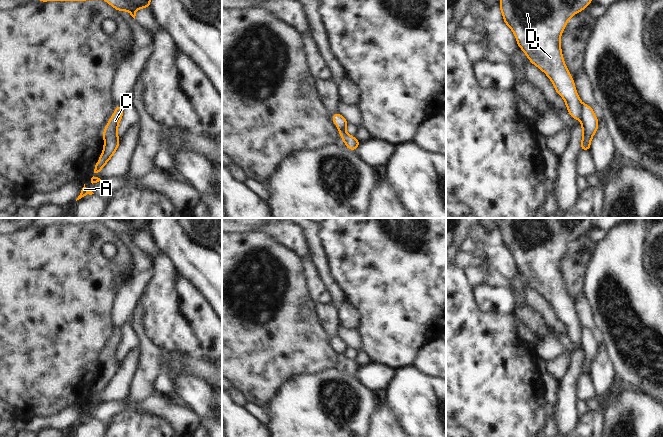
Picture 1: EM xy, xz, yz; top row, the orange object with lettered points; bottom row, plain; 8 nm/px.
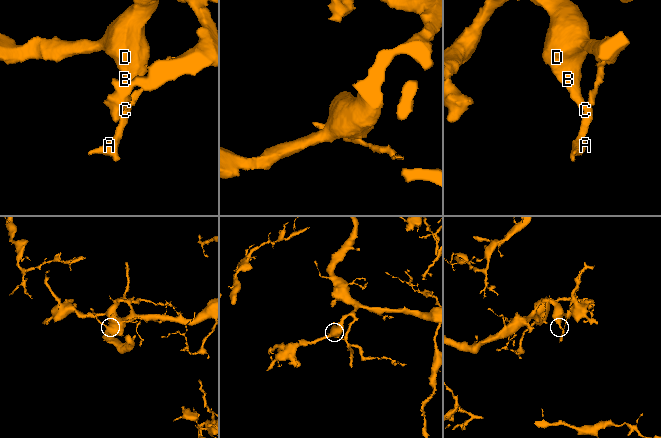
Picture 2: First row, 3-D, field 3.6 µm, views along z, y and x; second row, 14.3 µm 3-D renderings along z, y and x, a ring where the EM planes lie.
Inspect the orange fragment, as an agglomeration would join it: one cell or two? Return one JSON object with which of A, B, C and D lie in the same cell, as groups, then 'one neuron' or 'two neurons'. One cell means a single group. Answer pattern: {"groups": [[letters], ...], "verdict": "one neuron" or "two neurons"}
{"groups": [["A", "C"], ["B", "D"]], "verdict": "two neurons"}

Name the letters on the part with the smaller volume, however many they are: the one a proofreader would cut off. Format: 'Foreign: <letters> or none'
Foreign: A, C.

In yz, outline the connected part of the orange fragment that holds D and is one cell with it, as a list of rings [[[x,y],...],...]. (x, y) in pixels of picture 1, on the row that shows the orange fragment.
[[[500,0],[499,8],[505,25],[514,33],[518,47],[526,54],[528,61],[539,68],[551,80],[556,93],[565,101],[572,120],[581,118],[583,103],[577,93],[575,81],[566,67],[561,49],[561,35],[567,22],[575,14],[585,10],[593,0]]]

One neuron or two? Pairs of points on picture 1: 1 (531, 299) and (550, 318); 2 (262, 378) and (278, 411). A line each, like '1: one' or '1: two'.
1: one
2: two

